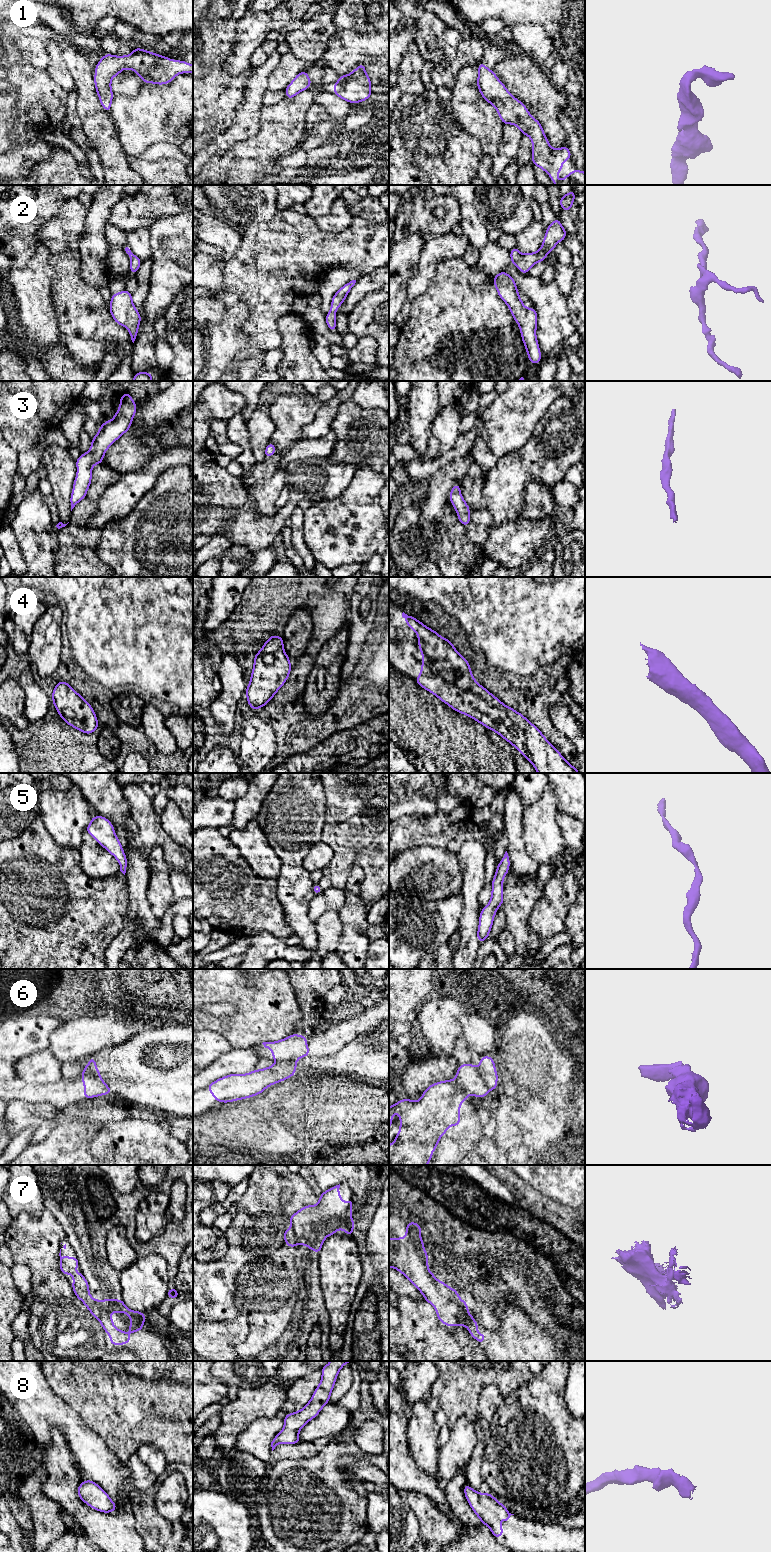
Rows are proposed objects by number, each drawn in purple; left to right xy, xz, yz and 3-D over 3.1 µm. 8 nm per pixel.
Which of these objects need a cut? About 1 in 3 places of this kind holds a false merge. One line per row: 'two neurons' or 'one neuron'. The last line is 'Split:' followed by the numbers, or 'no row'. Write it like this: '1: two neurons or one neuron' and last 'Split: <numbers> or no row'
1: one neuron
2: one neuron
3: one neuron
4: one neuron
5: one neuron
6: two neurons
7: two neurons
8: one neuron
Split: 6, 7

